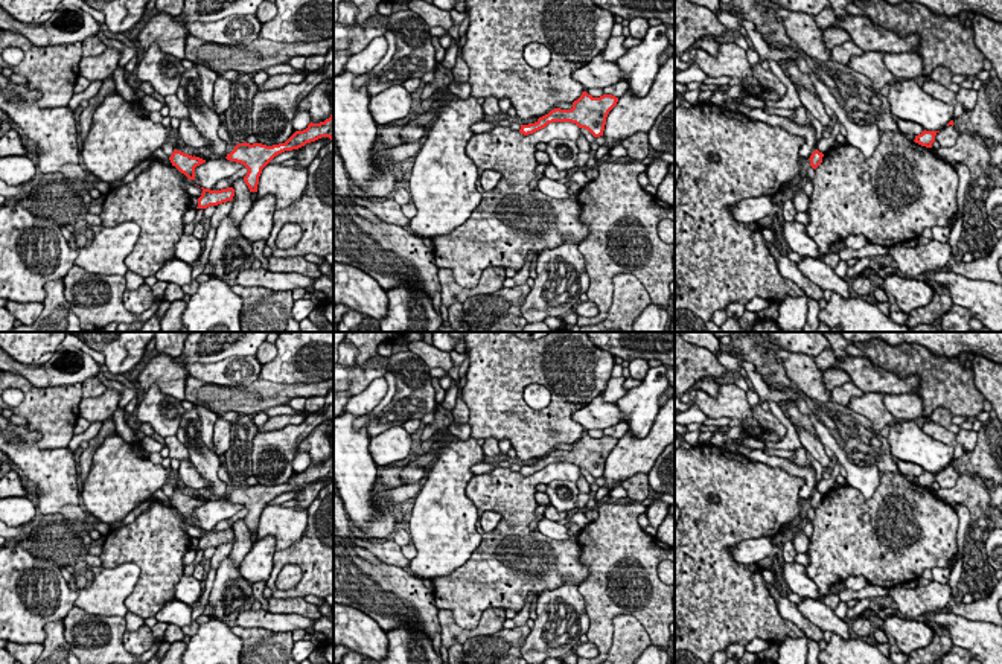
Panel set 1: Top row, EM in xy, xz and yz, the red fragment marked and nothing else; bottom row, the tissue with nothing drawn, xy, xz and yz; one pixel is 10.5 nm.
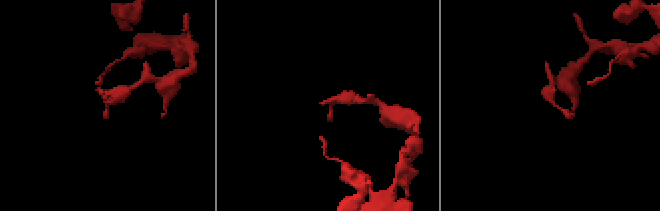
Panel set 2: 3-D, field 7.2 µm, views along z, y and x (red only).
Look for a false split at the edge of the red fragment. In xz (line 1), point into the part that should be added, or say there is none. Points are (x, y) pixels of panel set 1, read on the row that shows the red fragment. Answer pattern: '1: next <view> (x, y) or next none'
1: next none

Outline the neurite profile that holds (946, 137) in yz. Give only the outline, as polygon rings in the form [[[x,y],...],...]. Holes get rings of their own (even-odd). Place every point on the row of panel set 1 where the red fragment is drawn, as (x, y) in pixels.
[[[946,126],[937,132],[935,140],[940,143],[940,148],[952,148],[956,143],[959,132],[952,126]]]

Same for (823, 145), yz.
[[[838,119],[833,120],[831,128],[830,128],[830,137],[825,139],[822,137],[818,143],[816,143],[816,149],[822,154],[825,154],[830,148],[834,146],[836,142],[836,136],[839,134],[841,129],[841,122]]]

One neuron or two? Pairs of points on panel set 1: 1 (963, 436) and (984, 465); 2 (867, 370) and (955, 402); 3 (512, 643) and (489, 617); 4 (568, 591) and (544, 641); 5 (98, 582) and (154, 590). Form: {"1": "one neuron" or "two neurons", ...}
{"1": "two neurons", "2": "two neurons", "3": "two neurons", "4": "one neuron", "5": "two neurons"}

